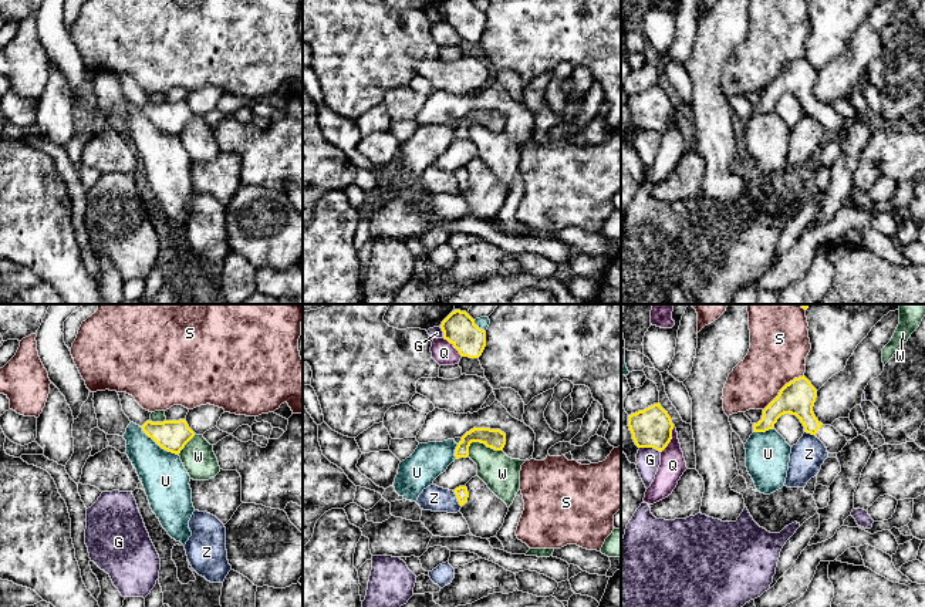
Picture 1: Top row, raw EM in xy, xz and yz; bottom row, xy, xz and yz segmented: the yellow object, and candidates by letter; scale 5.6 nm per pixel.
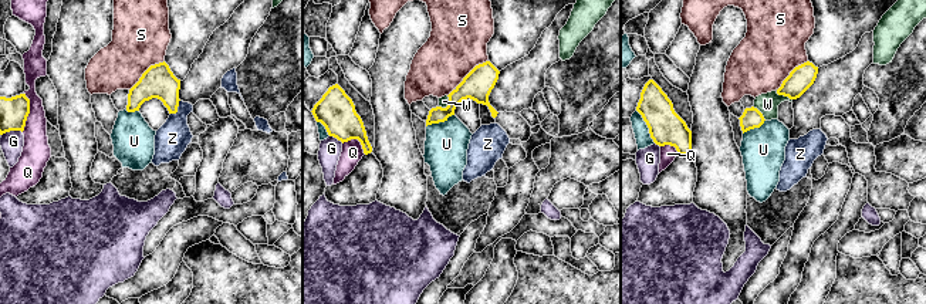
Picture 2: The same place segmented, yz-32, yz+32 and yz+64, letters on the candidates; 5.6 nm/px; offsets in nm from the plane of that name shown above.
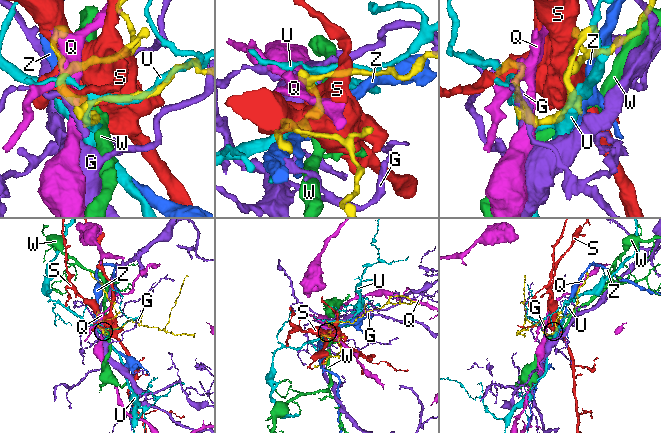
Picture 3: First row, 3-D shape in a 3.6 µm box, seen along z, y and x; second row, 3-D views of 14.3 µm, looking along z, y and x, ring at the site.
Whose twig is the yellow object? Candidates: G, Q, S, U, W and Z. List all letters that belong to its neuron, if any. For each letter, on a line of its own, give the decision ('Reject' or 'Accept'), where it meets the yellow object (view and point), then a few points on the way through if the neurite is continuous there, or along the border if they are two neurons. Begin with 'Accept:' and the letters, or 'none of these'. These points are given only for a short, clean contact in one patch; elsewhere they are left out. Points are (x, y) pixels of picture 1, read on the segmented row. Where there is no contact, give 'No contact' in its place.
Accept: none of these
G: Reject. Touches yellow at yz (650, 447)
Q: Reject. Touches yellow at yz (671, 438). Boundary: yz (674, 425), (671, 441), (661, 452)
S: Reject. Touches yellow at yz (782, 388)
U: Reject. Touches yellow at xy (159, 445)
W: Reject. Touches yellow at xz (485, 444)
Z: Reject. Touches yellow at xz (458, 499). Boundary: xz (452, 491), (461, 506)

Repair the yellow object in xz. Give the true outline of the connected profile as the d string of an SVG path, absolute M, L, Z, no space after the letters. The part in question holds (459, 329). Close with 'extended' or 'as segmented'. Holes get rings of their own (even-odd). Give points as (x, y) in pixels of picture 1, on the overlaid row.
M460 310L452 311L440 324L443 338L448 340L462 357L479 358L486 347L486 331Z; as segmented

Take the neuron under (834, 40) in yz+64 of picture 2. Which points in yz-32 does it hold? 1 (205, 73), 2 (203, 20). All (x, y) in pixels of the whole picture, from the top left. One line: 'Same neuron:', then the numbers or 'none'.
Same neuron: 2

